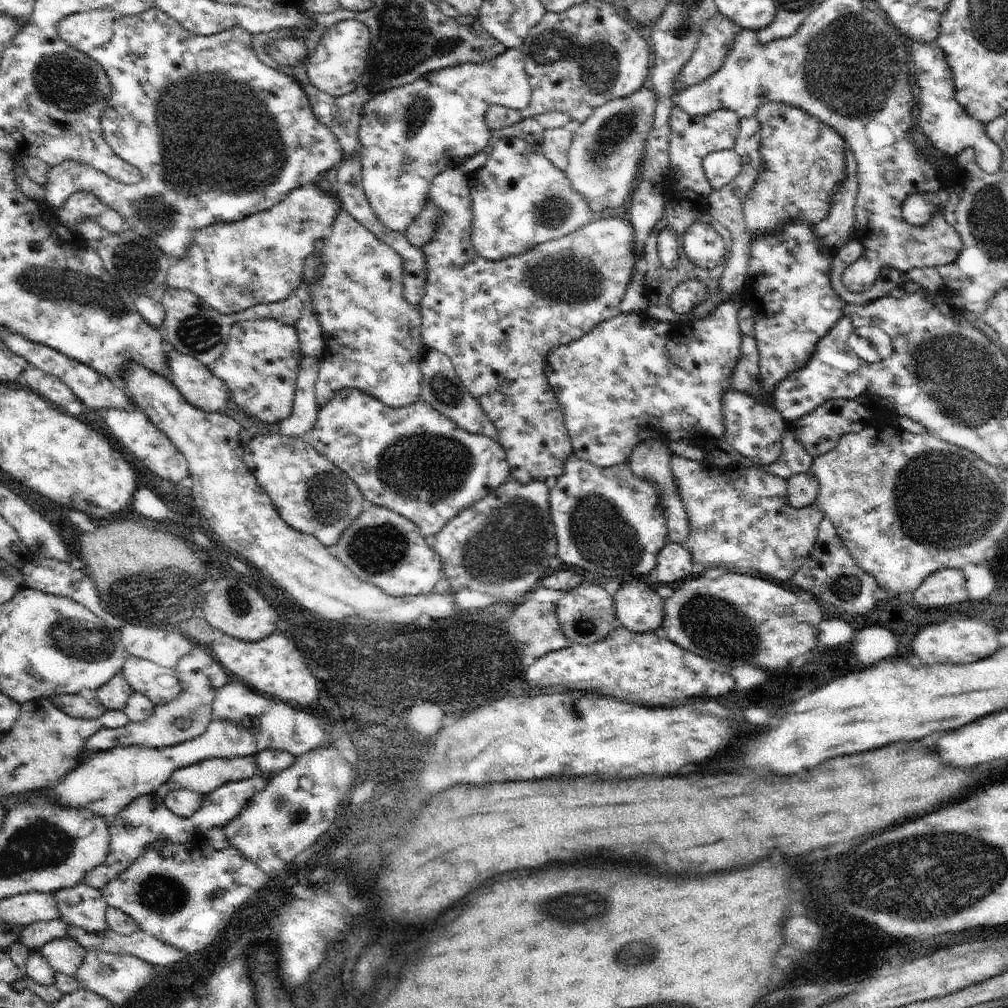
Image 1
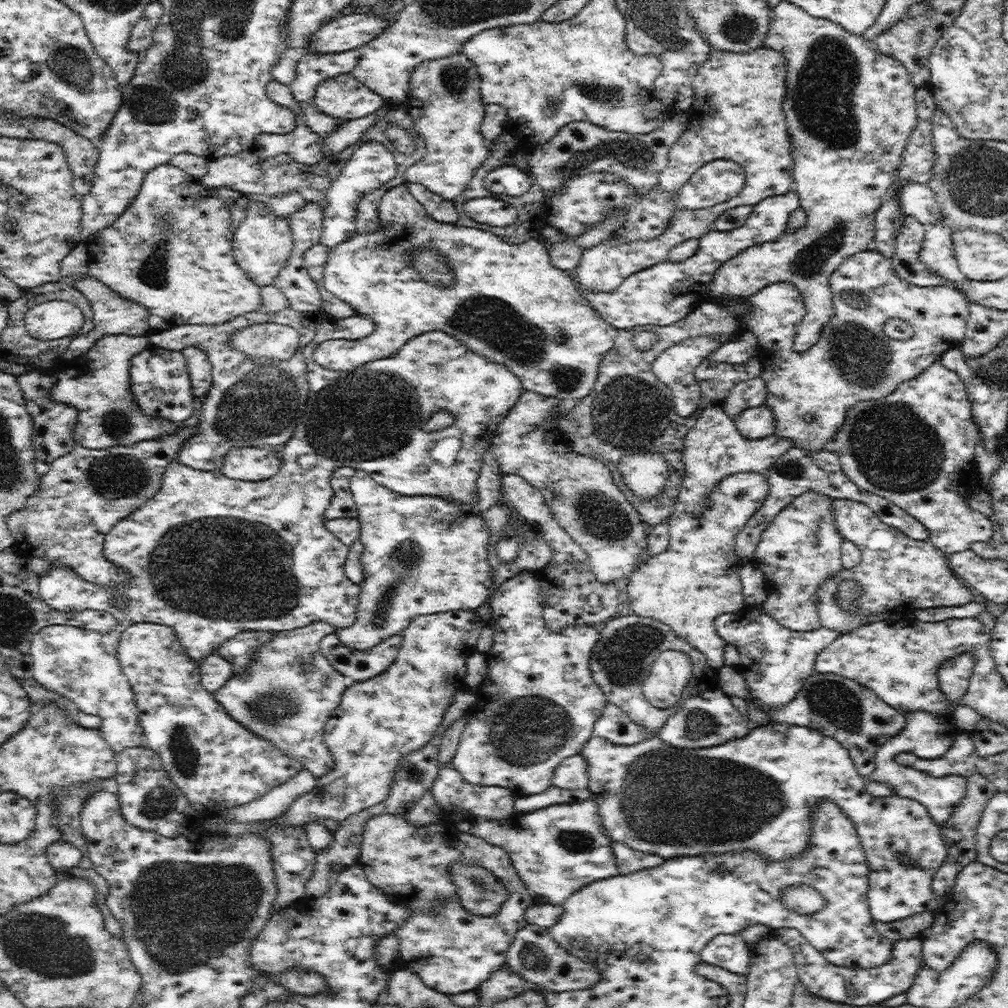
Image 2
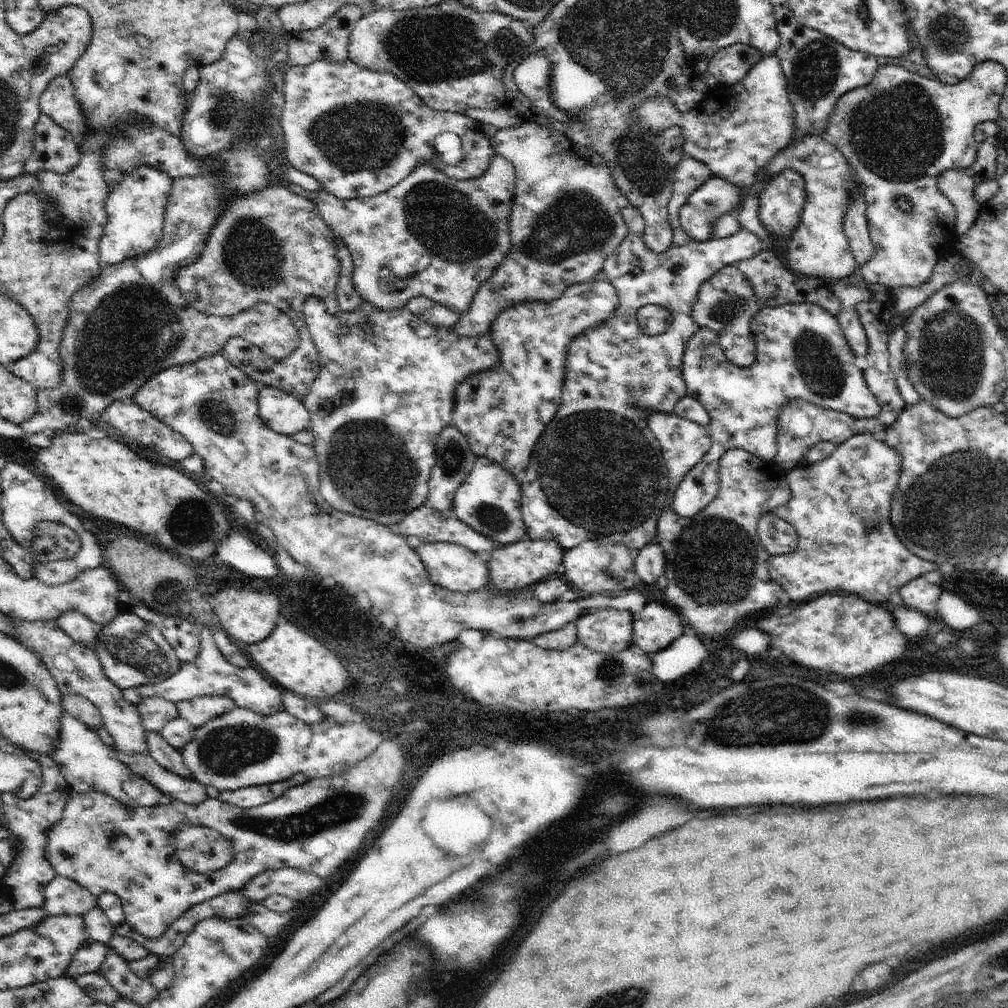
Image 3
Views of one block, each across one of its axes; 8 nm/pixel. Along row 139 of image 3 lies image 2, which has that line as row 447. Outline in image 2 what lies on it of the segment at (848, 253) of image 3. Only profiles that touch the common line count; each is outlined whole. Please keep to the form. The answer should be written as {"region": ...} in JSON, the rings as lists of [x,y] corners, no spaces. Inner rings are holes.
{"region":[[[875,248],[857,252],[843,260],[829,276],[829,288],[833,294],[833,318],[823,326],[821,336],[815,346],[805,352],[793,350],[793,340],[797,326],[805,318],[805,304],[801,292],[795,284],[787,280],[779,280],[767,284],[757,294],[749,298],[753,304],[753,314],[747,316],[747,324],[753,332],[753,344],[759,348],[759,364],[763,368],[761,380],[765,380],[765,404],[773,412],[775,434],[791,438],[795,446],[807,450],[821,450],[827,442],[833,440],[837,428],[845,420],[845,412],[855,406],[859,400],[875,400],[889,396],[897,384],[903,380],[911,380],[917,374],[925,372],[933,362],[941,358],[943,352],[953,350],[961,344],[965,336],[965,322],[969,316],[967,296],[951,286],[915,286],[911,282],[903,282],[891,260],[877,252]],[[889,318],[899,318],[911,324],[913,336],[909,340],[891,340],[883,334],[883,324]]]}

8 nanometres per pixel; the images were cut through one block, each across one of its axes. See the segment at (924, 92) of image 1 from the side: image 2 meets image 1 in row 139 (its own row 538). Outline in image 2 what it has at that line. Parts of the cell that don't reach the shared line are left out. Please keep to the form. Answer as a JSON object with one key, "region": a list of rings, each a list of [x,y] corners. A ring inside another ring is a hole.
{"region":[[[939,360],[933,362],[925,372],[911,380],[903,380],[897,388],[883,398],[859,400],[845,412],[843,424],[837,428],[831,442],[823,450],[833,452],[839,458],[843,474],[861,490],[881,496],[905,510],[909,516],[919,520],[927,532],[929,542],[951,556],[955,552],[965,552],[973,542],[989,542],[993,536],[993,522],[969,506],[969,492],[973,486],[973,458],[975,444],[979,438],[979,426],[971,416],[971,402],[967,400],[967,390],[959,376],[945,368]]]}

